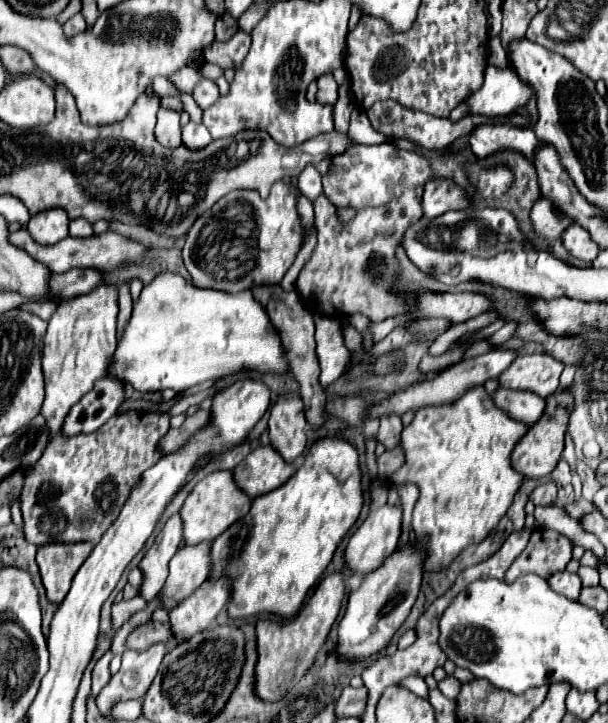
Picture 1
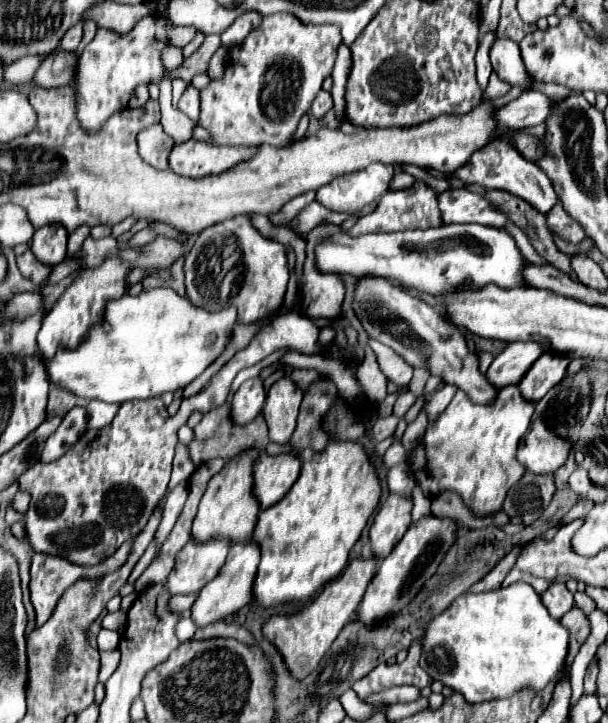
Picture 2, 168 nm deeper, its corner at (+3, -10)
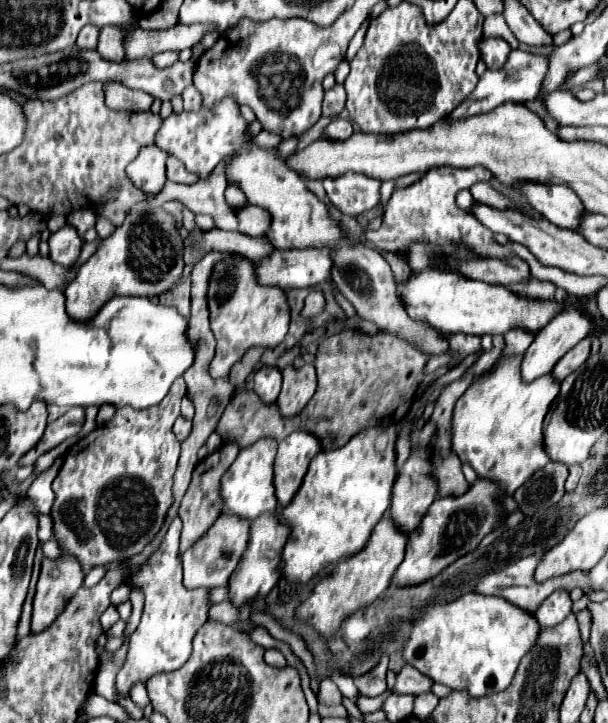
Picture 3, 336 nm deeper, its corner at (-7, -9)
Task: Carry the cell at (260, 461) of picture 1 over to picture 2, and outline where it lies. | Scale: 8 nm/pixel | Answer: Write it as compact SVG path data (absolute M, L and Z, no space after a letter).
M262 453L254 463L254 495L262 509L278 503L300 475L302 461L294 453Z

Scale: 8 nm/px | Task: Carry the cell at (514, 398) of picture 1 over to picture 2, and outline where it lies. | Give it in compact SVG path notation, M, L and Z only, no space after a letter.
M368 275L358 281L352 309L364 331L404 357L408 365L426 367L432 375L442 377L444 383L462 389L472 403L490 405L494 401L496 387L480 373L478 355L468 349L464 335L456 327L450 327L426 301L412 297L404 287L384 277Z

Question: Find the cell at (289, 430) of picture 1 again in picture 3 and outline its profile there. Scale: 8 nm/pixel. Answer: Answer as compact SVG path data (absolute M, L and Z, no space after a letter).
M304 364L300 368L286 366L282 370L282 376L284 376L284 382L282 382L282 390L276 400L276 406L284 418L294 418L306 408L306 404L314 396L316 370L314 370L314 364Z

